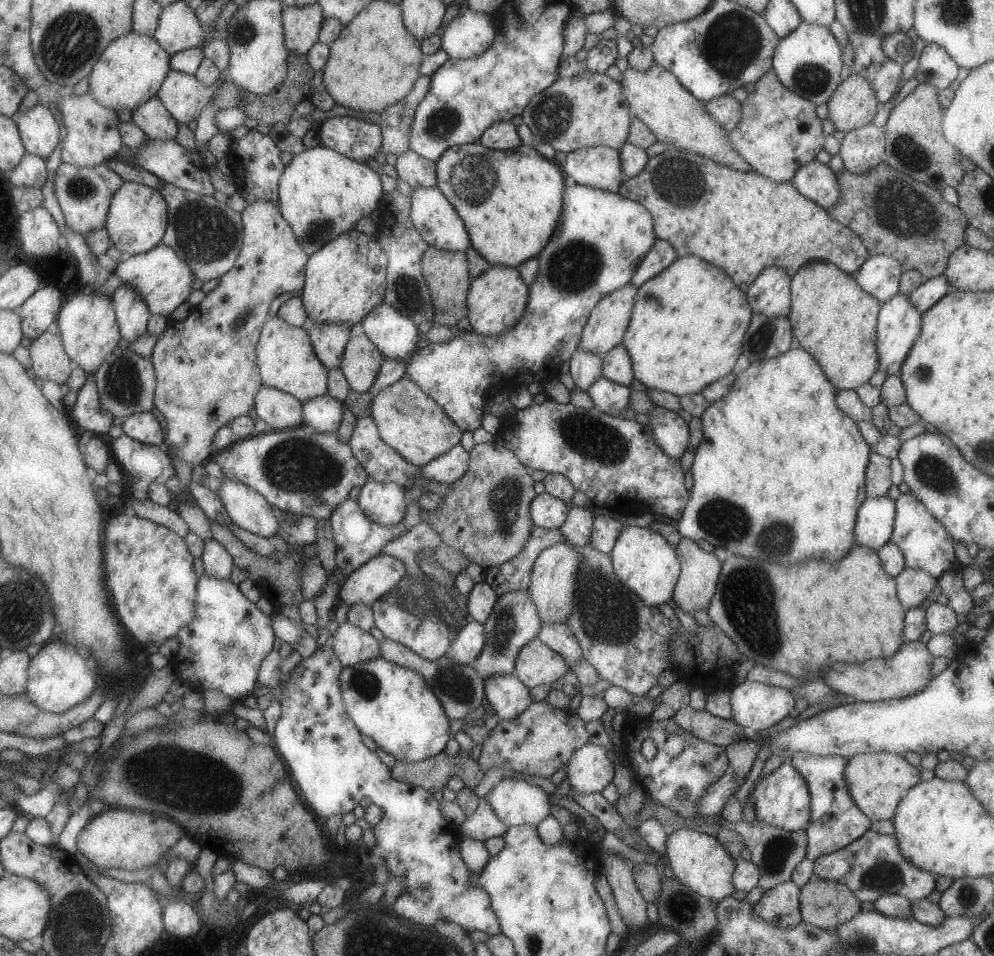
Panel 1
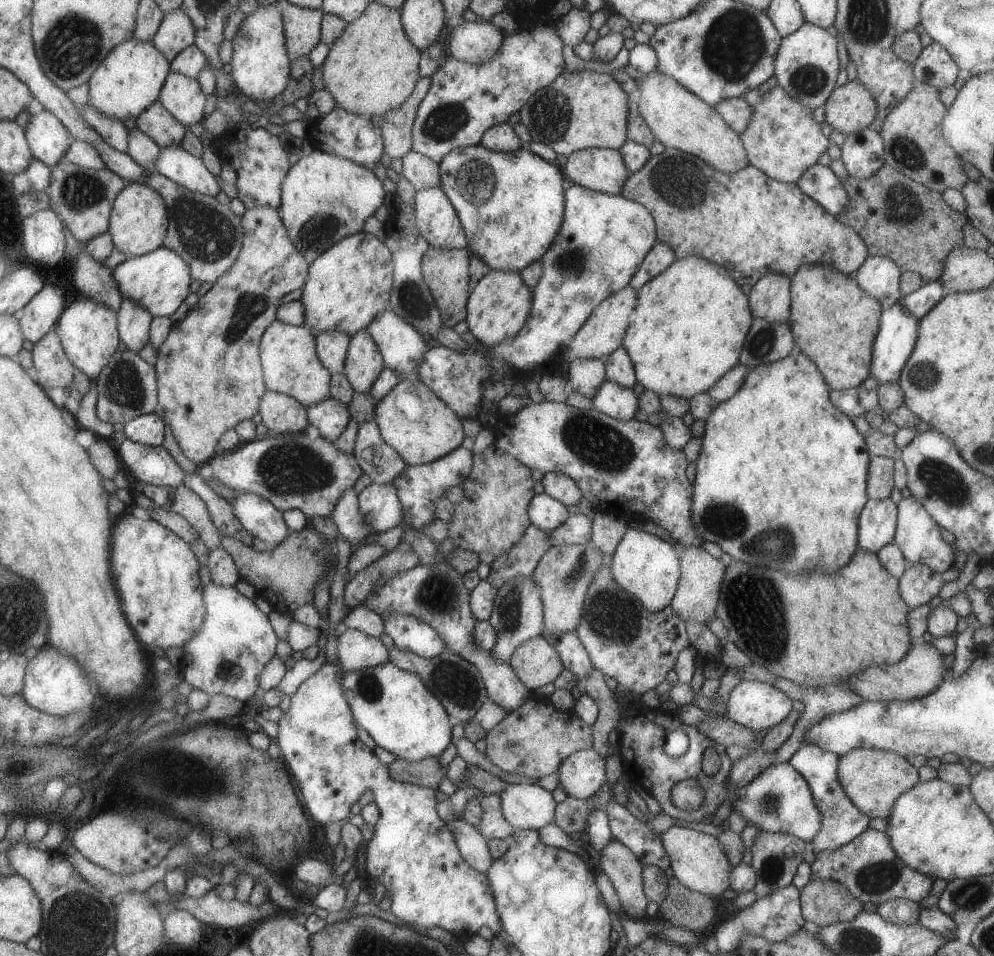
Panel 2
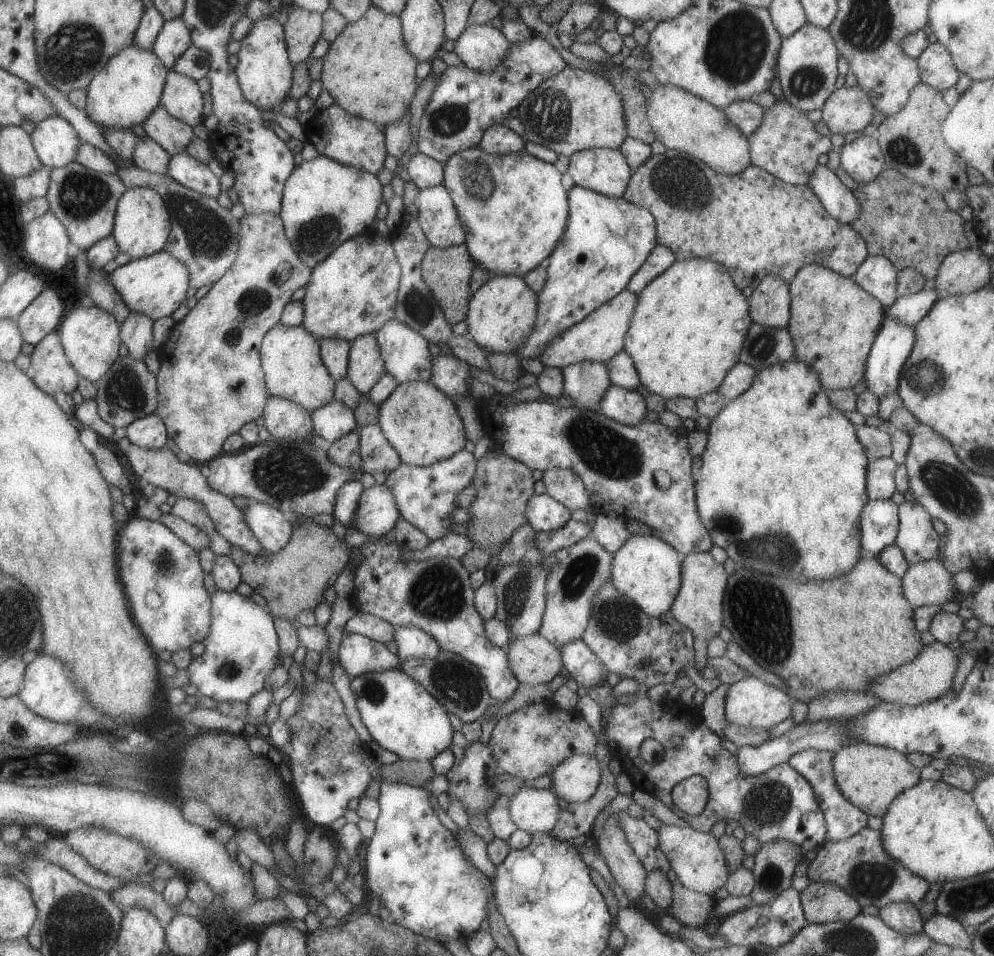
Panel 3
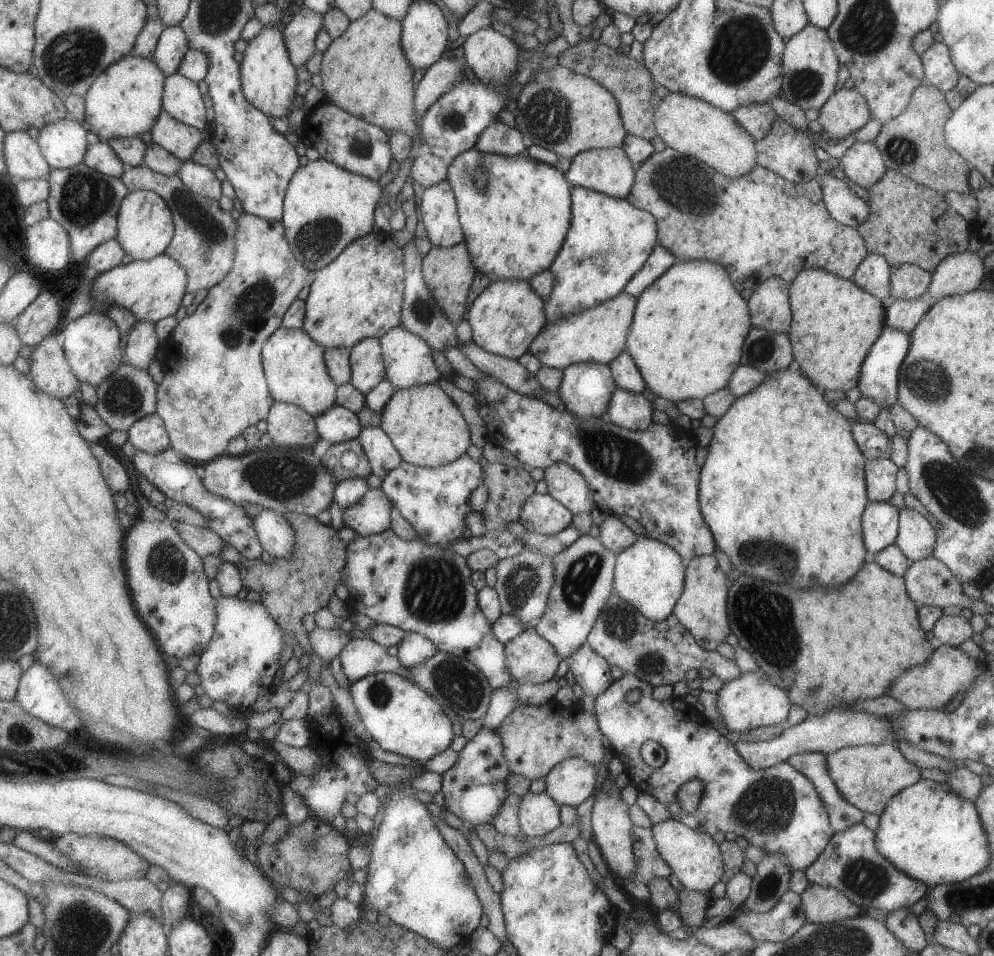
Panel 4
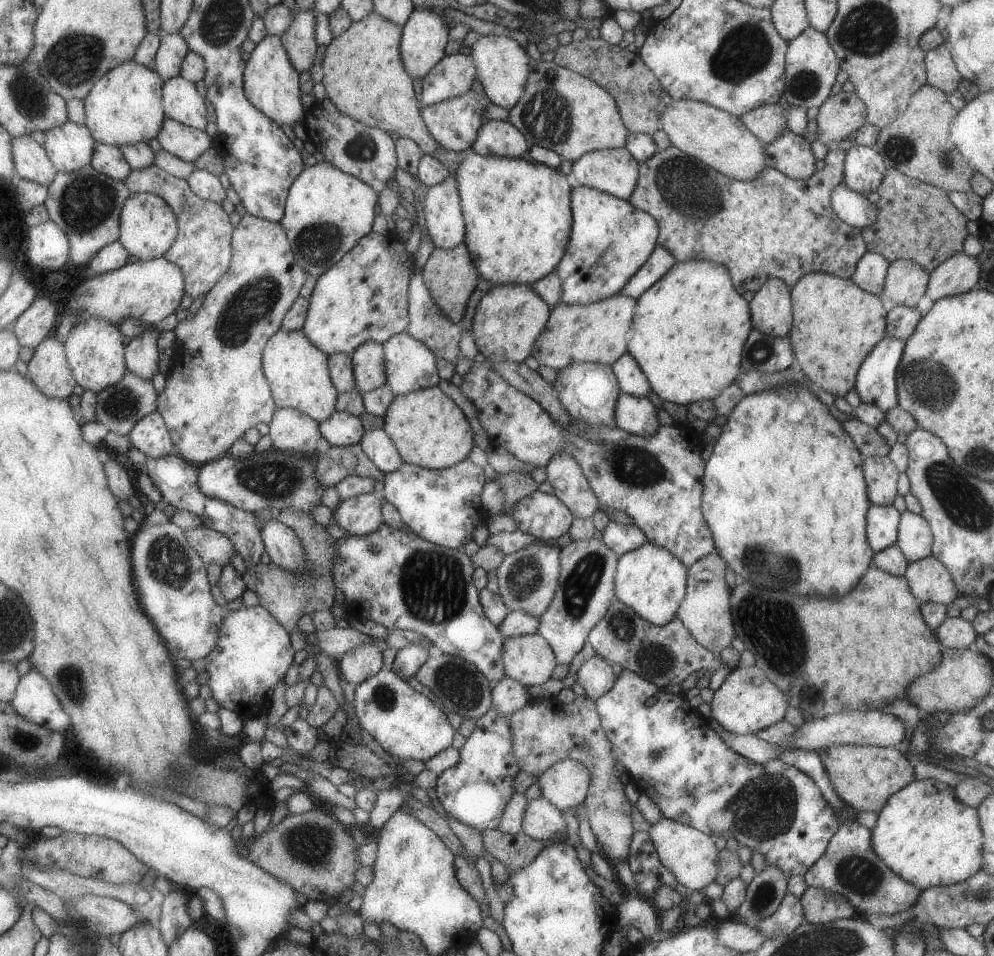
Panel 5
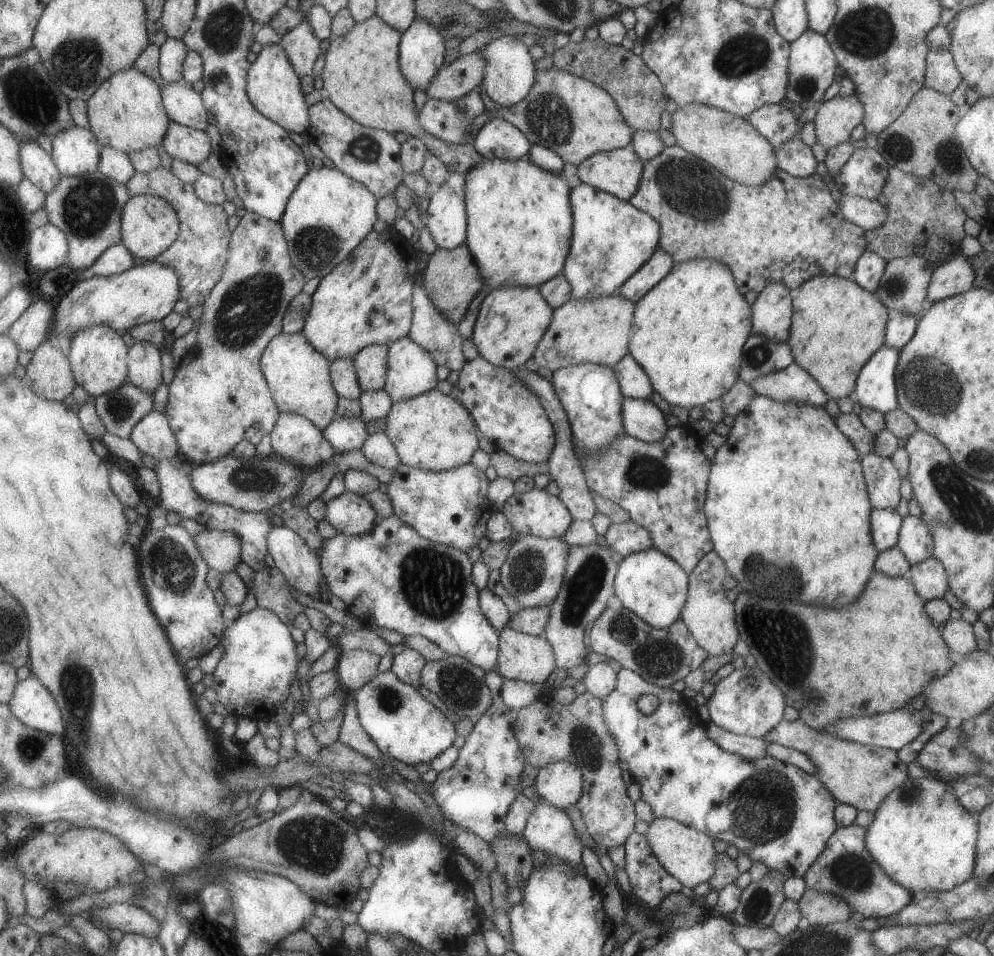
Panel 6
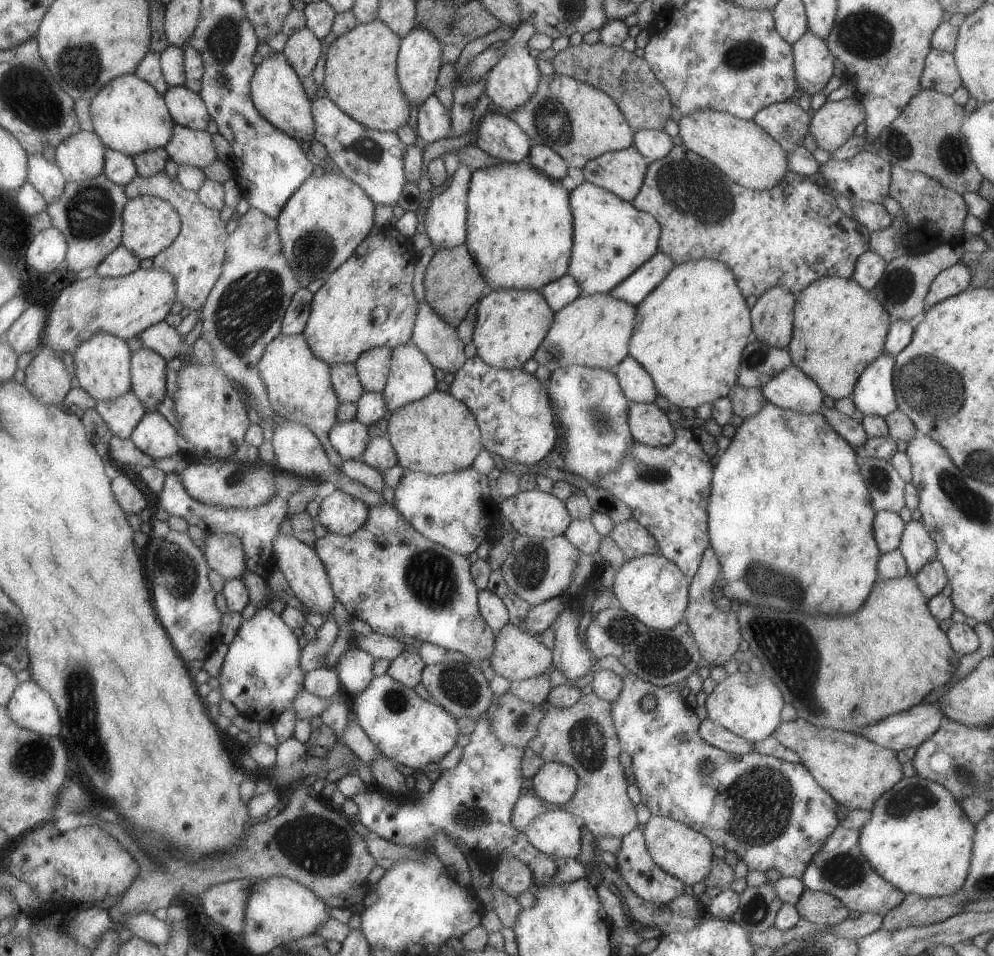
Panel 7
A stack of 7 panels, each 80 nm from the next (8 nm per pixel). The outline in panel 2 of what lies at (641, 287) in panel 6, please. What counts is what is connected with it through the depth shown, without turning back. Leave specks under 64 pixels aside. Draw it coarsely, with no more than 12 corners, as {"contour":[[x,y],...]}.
{"contour":[[656,241],[628,285],[640,289],[675,259],[669,245]]}

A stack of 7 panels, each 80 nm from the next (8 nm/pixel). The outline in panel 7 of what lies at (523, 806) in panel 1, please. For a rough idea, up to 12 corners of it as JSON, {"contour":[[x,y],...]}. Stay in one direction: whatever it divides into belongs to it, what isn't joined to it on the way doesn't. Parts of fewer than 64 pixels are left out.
{"contour":[[548,807],[523,830],[533,848],[577,858],[579,820]]}

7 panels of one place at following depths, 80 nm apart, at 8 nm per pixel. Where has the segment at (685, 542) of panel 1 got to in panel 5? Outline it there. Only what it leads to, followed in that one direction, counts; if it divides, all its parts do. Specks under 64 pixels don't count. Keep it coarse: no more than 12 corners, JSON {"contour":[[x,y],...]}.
{"contour":[[712,551],[686,568],[675,617],[719,653],[735,637],[725,562]]}

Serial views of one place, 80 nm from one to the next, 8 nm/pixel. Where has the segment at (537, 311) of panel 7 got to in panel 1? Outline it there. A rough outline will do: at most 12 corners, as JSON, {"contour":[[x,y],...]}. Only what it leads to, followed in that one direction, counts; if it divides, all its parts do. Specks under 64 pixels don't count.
{"contour":[[490,265],[470,281],[470,330],[513,328],[528,286],[516,268]]}

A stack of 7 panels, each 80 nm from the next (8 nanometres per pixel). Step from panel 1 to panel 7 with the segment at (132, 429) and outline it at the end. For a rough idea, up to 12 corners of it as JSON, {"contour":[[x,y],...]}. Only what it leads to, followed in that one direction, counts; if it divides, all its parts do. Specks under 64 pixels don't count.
{"contour":[[157,411],[143,414],[130,440],[153,459],[182,450]]}

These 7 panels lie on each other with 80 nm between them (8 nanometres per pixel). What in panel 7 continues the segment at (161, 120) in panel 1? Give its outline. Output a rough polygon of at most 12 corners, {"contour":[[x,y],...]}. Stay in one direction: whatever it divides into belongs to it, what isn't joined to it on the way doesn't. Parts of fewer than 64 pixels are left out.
{"contour":[[177,124],[164,150],[201,170],[217,159],[211,136]]}

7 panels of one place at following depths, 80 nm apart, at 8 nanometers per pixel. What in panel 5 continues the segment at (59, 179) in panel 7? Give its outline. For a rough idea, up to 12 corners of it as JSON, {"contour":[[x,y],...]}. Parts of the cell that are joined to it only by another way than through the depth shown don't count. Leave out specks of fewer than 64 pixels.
{"contour":[[13,138],[18,179],[51,187],[59,171],[44,146]]}

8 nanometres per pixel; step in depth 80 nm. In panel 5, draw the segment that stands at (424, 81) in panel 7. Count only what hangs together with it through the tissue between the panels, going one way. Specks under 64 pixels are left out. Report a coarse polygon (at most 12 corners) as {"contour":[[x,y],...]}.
{"contour":[[413,8],[399,53],[411,79],[444,58],[448,29],[433,9]]}

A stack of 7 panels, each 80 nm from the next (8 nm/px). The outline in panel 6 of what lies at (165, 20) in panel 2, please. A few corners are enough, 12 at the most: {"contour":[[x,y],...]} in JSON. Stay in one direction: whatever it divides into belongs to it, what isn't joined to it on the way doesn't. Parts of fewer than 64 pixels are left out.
{"contour":[[165,38],[158,47],[164,83],[182,82],[187,54],[181,40]]}

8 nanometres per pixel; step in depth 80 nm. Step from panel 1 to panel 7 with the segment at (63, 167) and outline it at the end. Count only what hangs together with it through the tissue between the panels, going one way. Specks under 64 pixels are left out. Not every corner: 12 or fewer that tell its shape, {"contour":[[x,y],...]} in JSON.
{"contour":[[69,182],[48,204],[65,266],[95,268],[122,245],[123,186]]}

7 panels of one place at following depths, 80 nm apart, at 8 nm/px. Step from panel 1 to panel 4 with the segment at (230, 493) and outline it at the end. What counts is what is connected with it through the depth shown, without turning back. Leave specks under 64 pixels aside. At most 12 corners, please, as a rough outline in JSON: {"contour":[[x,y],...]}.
{"contour":[[262,509],[252,521],[265,558],[284,559],[294,529],[280,513]]}

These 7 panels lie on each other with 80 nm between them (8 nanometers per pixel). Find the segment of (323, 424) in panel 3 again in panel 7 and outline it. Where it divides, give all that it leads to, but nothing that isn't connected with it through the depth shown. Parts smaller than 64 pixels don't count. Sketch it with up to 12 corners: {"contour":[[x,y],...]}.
{"contour":[[357,420],[337,422],[327,436],[341,460],[360,461],[370,440]]}

